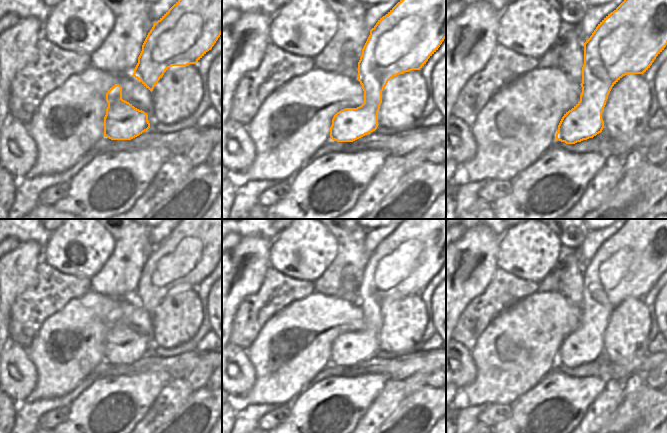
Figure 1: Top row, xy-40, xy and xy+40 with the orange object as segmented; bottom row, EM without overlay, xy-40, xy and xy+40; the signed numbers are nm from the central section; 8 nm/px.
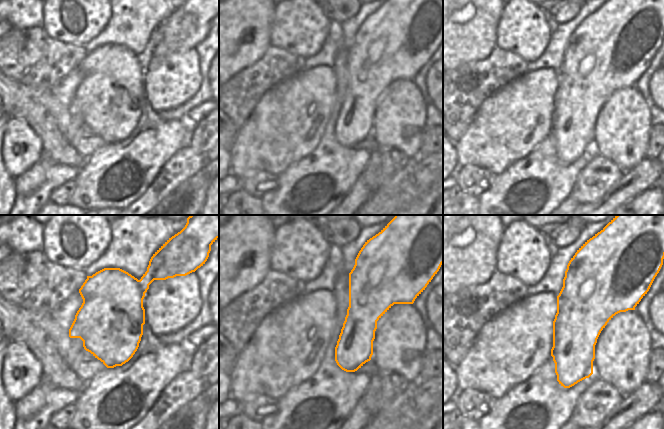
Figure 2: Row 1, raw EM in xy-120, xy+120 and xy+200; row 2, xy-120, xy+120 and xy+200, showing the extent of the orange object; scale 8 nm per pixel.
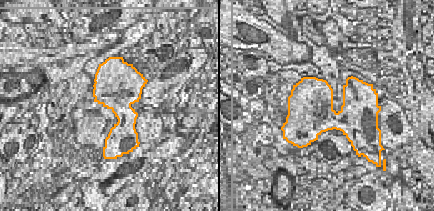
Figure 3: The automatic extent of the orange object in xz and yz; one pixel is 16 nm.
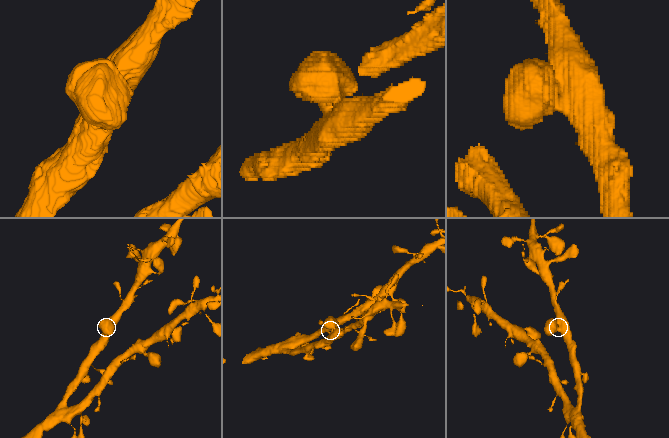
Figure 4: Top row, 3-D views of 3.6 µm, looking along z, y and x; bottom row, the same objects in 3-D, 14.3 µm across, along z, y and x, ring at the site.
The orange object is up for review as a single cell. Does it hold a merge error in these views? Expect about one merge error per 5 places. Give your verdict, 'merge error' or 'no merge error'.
no merge error

